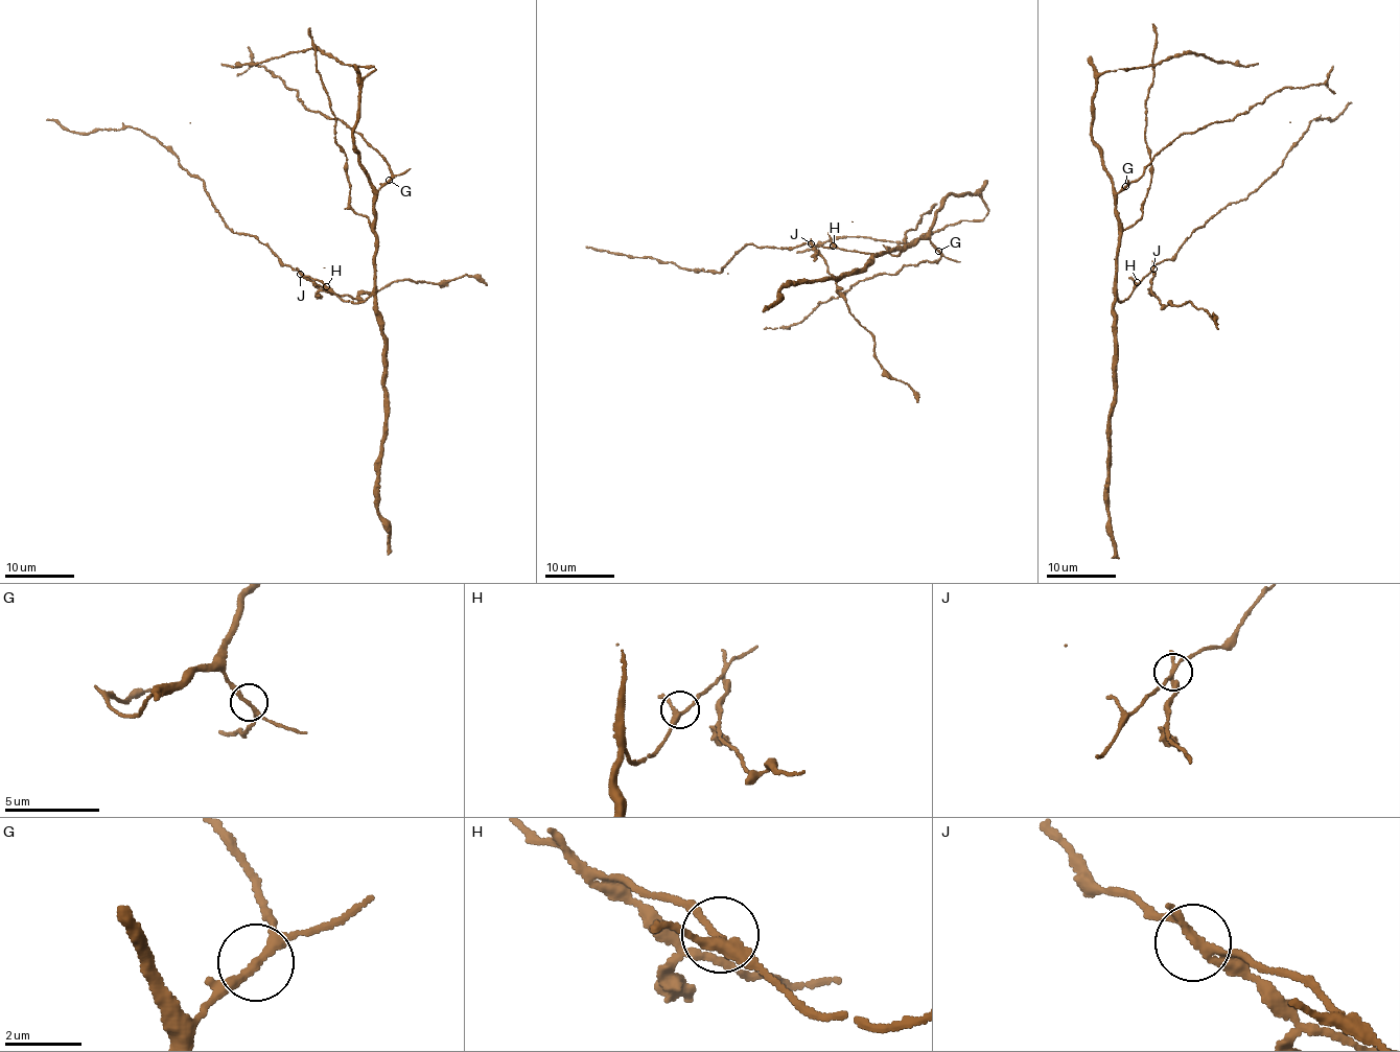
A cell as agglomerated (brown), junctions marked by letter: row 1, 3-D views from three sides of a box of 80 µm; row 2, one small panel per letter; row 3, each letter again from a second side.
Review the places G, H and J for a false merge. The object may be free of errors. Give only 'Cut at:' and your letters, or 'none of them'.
Cut at: J

